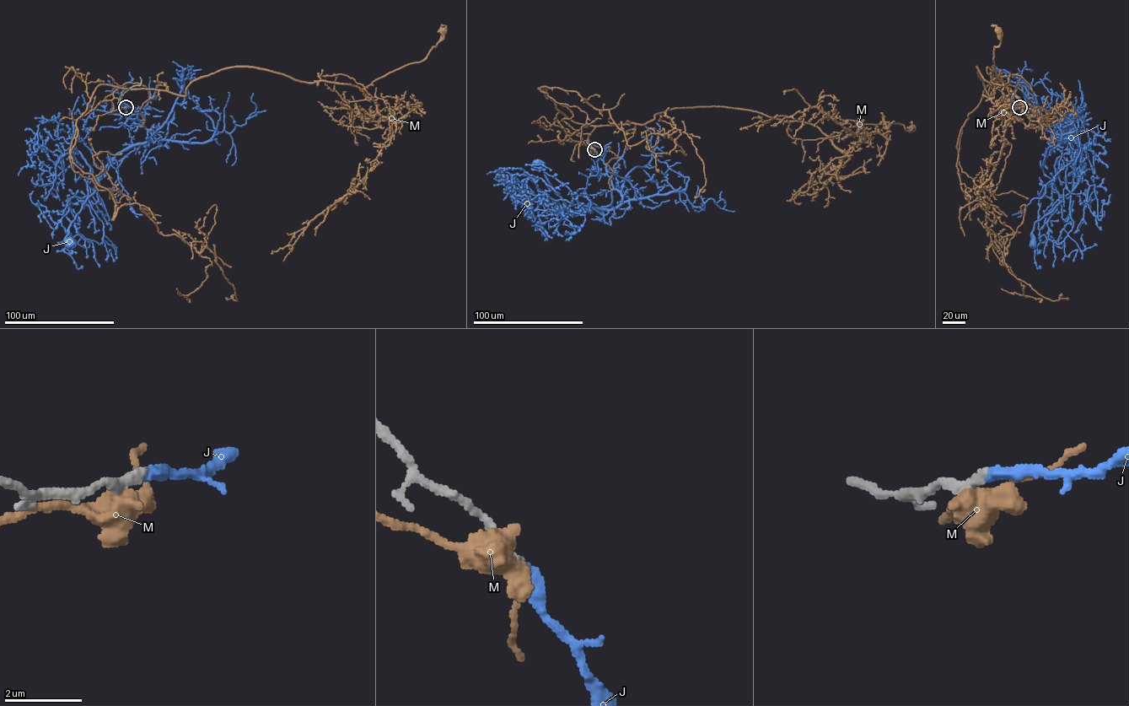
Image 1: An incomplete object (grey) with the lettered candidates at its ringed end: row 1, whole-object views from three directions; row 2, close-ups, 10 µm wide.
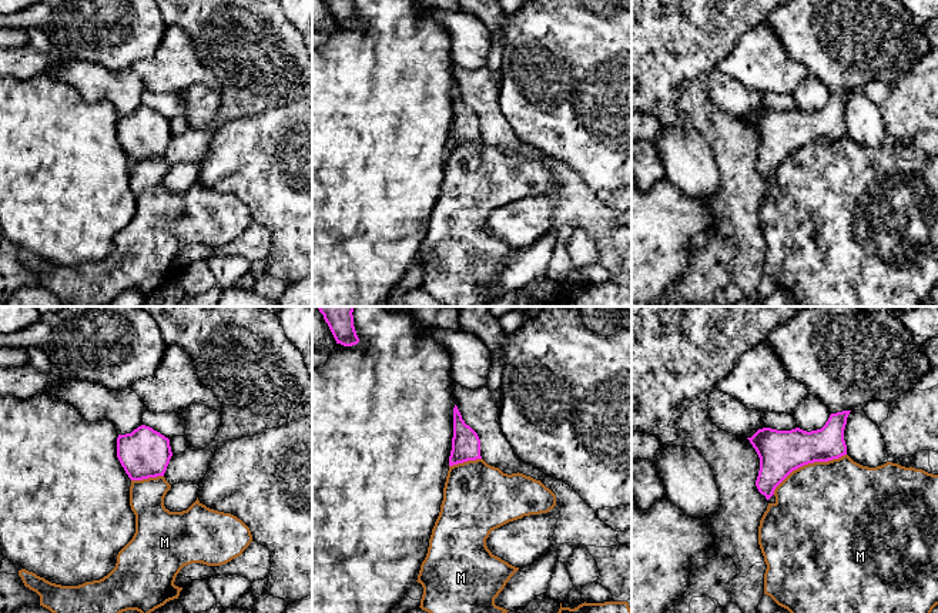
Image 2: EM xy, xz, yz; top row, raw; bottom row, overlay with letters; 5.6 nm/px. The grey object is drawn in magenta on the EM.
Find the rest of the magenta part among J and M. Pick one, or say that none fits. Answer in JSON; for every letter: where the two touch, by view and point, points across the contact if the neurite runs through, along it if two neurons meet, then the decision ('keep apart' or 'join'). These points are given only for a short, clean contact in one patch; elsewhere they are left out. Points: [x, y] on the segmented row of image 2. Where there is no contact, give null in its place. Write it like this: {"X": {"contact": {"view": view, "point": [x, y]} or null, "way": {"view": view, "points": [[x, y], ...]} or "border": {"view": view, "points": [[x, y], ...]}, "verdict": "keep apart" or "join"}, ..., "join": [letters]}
{"J": {"contact": null, "verdict": "join"}, "M": {"contact": {"view": "yz", "point": [807, 464]}, "verdict": "keep apart"}, "join": ["J"]}

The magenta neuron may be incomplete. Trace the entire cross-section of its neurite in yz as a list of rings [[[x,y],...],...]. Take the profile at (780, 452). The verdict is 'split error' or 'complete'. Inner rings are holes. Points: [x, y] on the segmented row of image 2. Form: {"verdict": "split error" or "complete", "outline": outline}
{"verdict": "complete", "outline": [[[850,412],[831,413],[825,425],[817,431],[763,428],[747,438],[760,458],[756,480],[758,492],[768,500],[793,470],[847,455],[844,429]]]}

